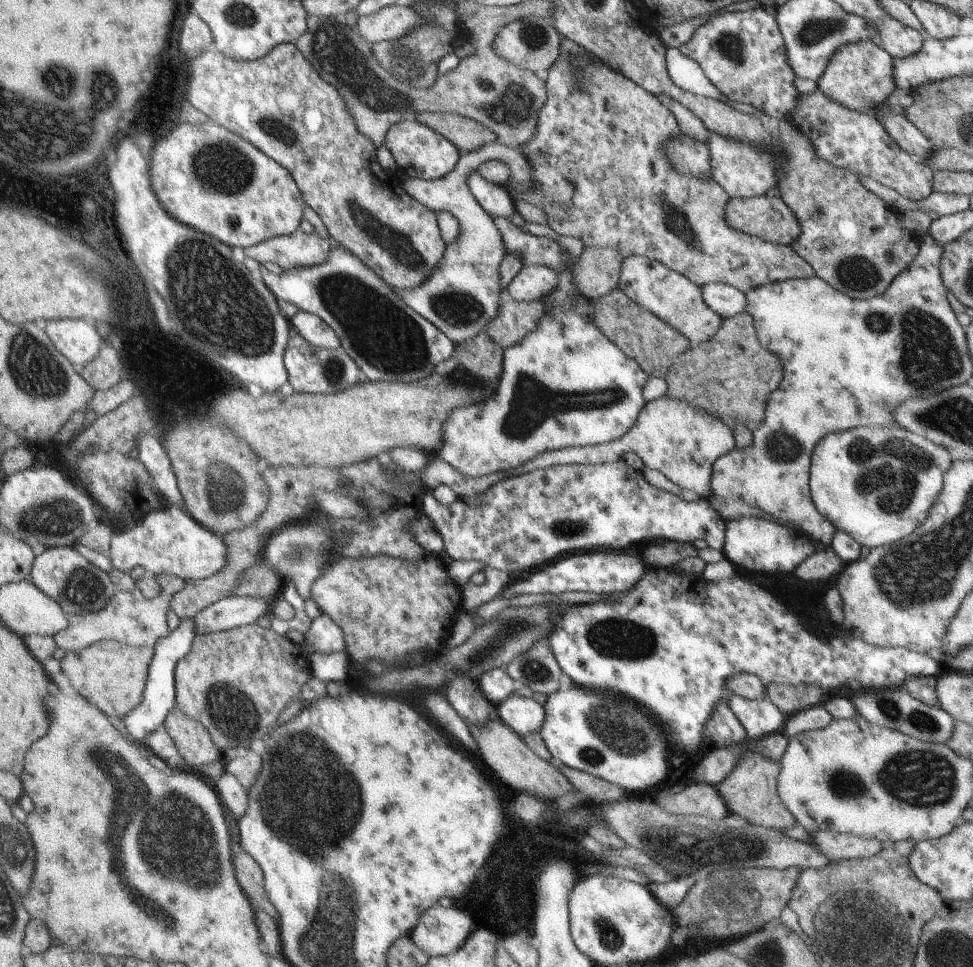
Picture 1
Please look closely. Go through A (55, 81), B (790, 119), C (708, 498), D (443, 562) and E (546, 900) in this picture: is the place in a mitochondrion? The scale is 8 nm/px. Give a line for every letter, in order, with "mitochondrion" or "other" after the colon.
A: mitochondrion
B: other
C: other
D: other
E: other

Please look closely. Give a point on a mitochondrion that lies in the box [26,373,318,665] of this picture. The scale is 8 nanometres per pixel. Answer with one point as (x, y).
(225, 494)

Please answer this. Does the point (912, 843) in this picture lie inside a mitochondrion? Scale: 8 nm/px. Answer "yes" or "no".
no

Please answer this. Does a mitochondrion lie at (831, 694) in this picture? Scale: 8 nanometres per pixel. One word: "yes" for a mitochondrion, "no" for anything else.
no

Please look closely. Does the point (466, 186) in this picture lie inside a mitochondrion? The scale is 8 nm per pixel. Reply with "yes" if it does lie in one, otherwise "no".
no

